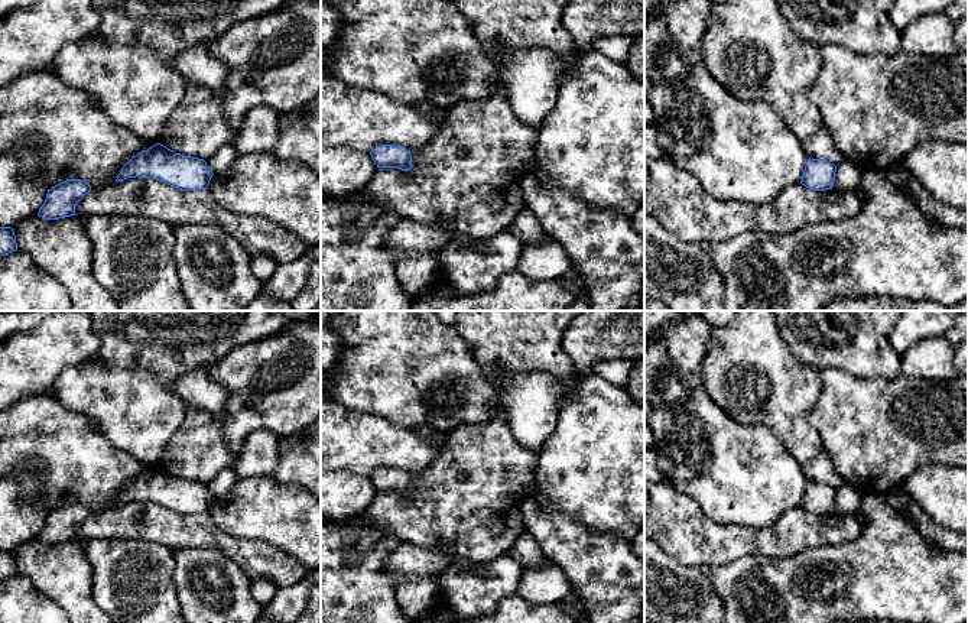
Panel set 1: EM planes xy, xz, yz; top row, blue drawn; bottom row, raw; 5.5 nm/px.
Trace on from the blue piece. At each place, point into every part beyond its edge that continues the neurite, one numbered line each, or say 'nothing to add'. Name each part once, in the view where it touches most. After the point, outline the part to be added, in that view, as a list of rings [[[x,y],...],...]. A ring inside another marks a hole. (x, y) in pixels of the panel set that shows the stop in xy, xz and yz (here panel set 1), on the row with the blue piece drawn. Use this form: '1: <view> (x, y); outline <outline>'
nothing to add

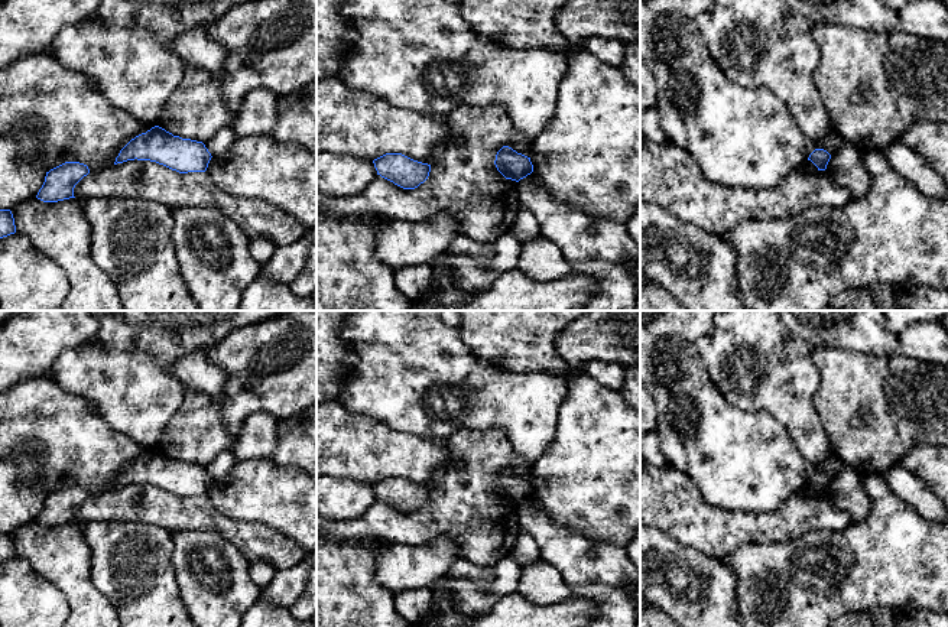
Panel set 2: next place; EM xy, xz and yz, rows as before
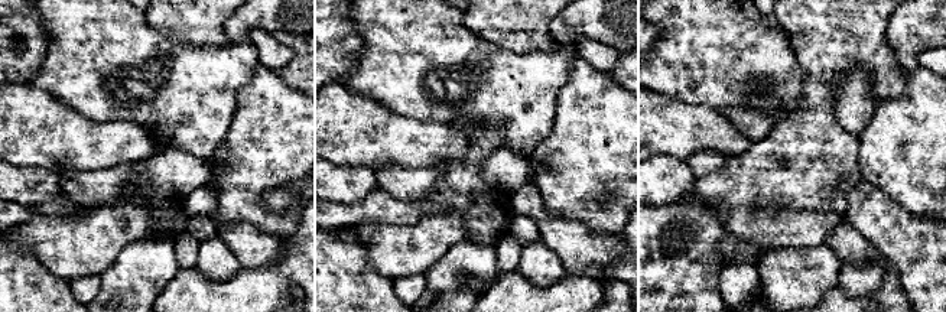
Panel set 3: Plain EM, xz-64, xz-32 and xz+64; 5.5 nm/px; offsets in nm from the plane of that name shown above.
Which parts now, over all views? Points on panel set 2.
nothing to add

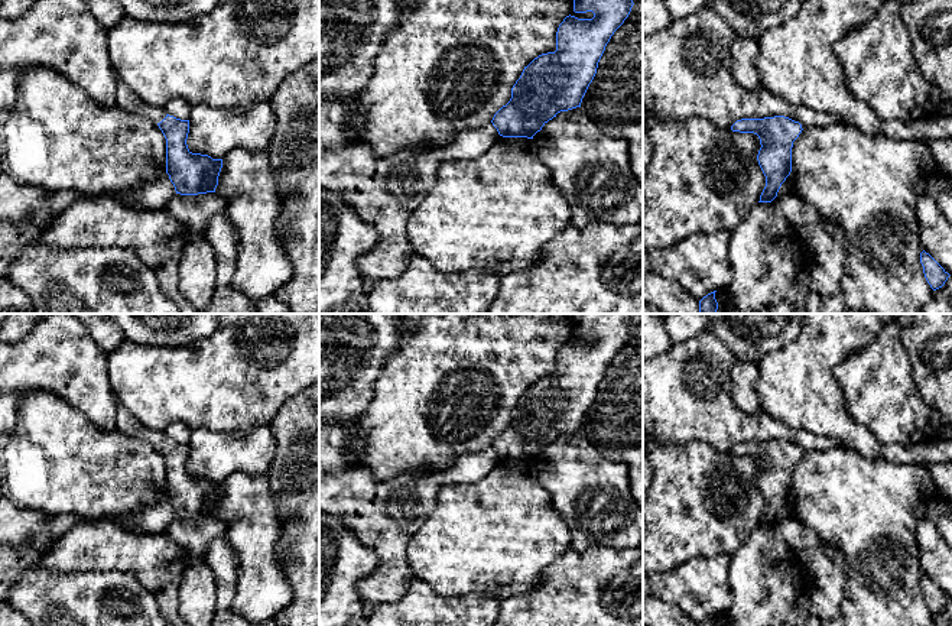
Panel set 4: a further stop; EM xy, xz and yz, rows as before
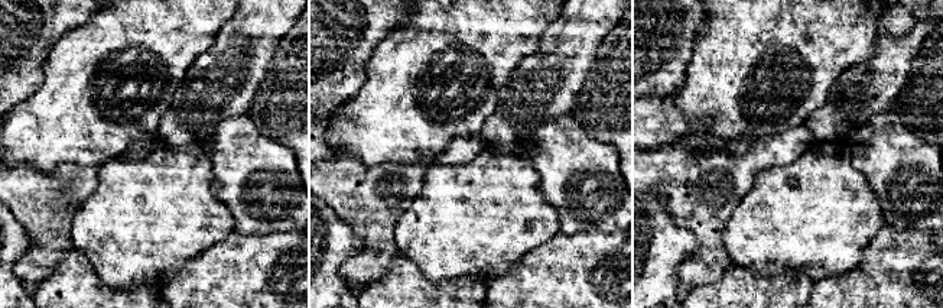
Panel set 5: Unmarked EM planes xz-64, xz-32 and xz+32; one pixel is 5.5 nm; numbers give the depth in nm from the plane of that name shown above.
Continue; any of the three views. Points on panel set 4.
1: xy (127, 100); outline [[[118,82],[117,88],[117,107],[124,111],[140,114],[156,124],[166,117],[165,108],[144,103],[123,82]]]

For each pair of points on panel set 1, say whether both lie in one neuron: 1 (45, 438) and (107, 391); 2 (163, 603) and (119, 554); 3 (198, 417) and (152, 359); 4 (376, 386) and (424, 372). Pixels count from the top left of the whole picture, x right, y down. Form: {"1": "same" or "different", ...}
{"1": "different", "2": "same", "3": "different", "4": "same"}

